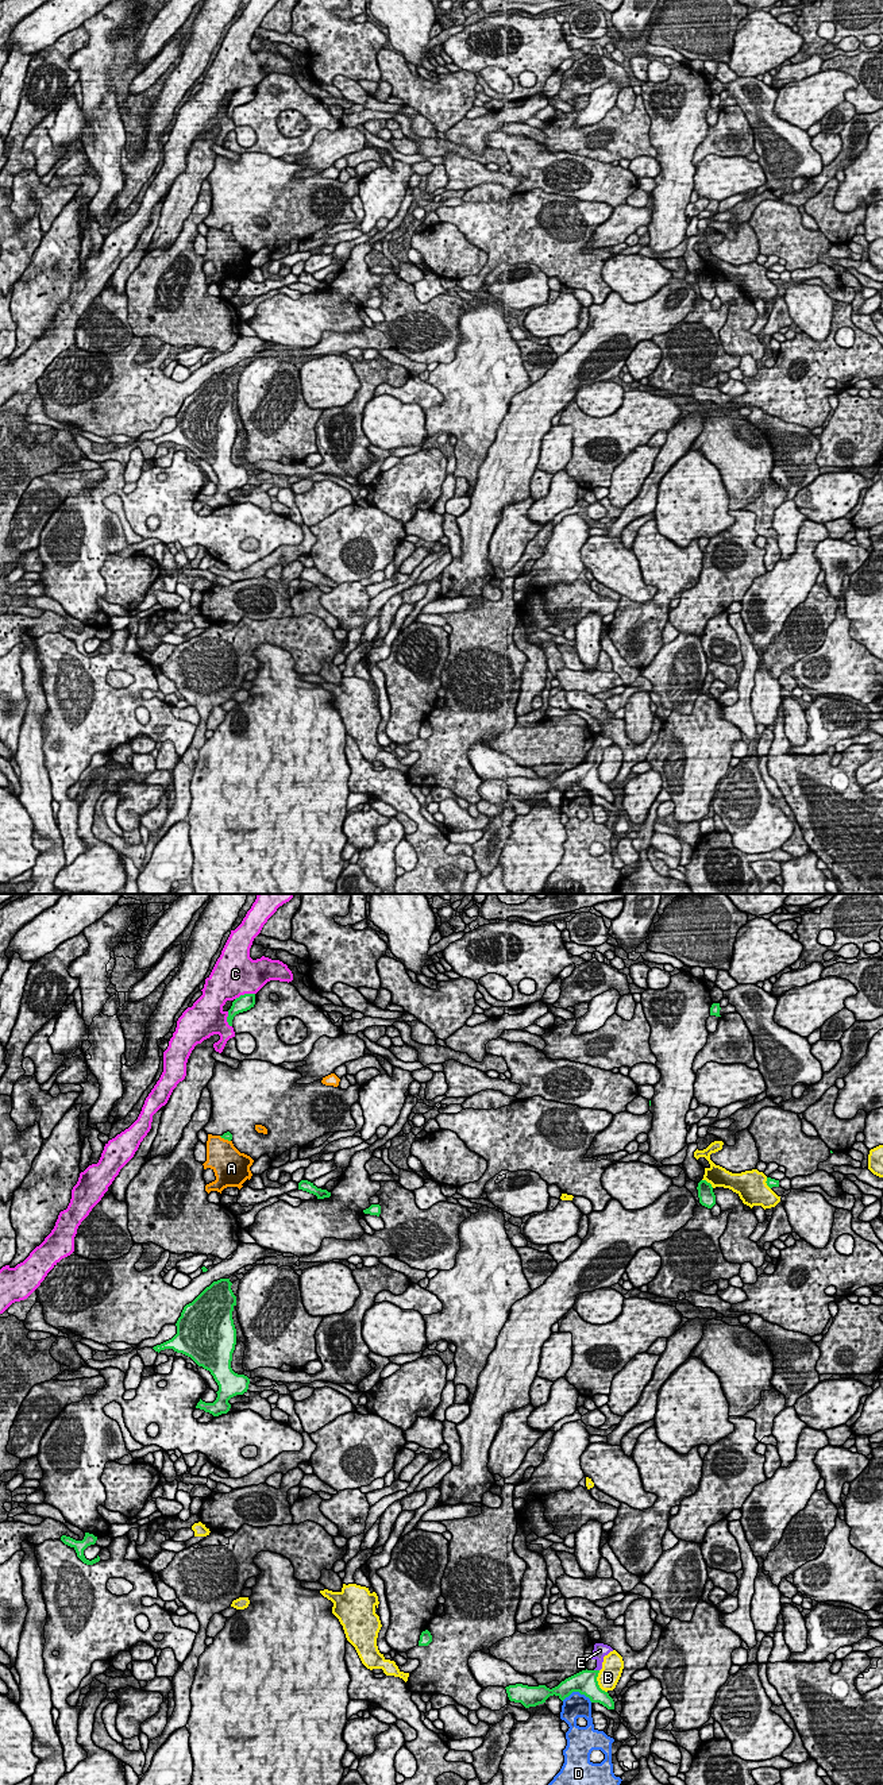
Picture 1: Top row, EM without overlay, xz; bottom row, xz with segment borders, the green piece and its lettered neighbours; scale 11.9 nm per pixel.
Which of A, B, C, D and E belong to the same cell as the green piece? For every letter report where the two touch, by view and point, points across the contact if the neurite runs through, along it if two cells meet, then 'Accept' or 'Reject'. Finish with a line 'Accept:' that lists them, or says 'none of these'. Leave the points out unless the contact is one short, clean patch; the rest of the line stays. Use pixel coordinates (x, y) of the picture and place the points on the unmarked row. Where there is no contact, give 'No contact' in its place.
A: Touches green at xz (224, 231). Reject
B: Touches green at xz (597, 775). Reject
C: Touches green at xz (245, 87). Reject
D: Touches green at xz (577, 783). Reject
E: Touches green at xz (597, 763). Accept
Accept: E

